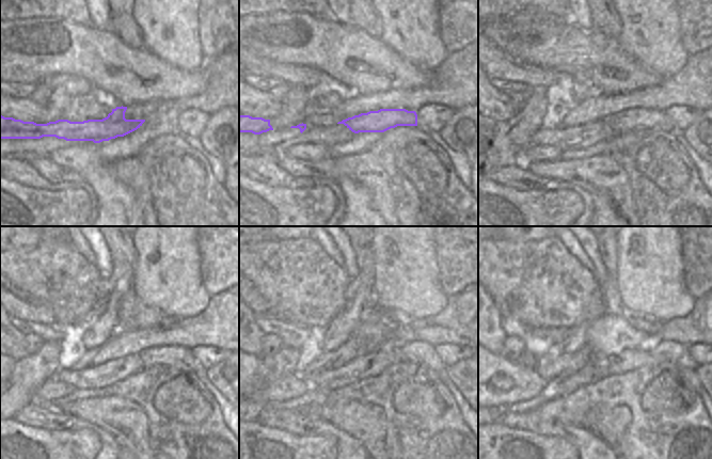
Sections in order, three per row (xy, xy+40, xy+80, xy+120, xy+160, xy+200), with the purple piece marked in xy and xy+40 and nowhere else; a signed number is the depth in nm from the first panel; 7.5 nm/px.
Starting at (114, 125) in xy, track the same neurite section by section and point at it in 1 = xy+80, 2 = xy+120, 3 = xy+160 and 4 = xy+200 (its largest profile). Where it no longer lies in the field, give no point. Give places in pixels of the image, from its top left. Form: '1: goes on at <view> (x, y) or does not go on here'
1: goes on at xy+80 (629, 119)
2: goes on at xy+120 (178, 357)
3: goes on at xy+160 (420, 352)
4: goes on at xy+200 (676, 353)

